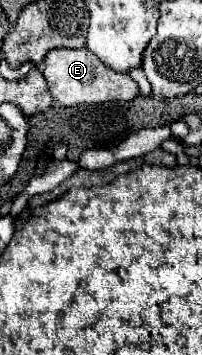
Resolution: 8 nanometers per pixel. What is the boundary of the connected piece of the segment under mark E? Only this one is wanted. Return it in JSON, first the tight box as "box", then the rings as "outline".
{"box":[44,48,138,106],"outline":[[[88,48],[82,50],[50,50],[44,58],[44,78],[48,82],[50,94],[62,104],[62,106],[76,106],[76,104],[100,104],[110,100],[132,100],[138,94],[136,82],[130,78],[130,74],[118,74],[110,68],[106,68],[98,56],[94,56]]]}

